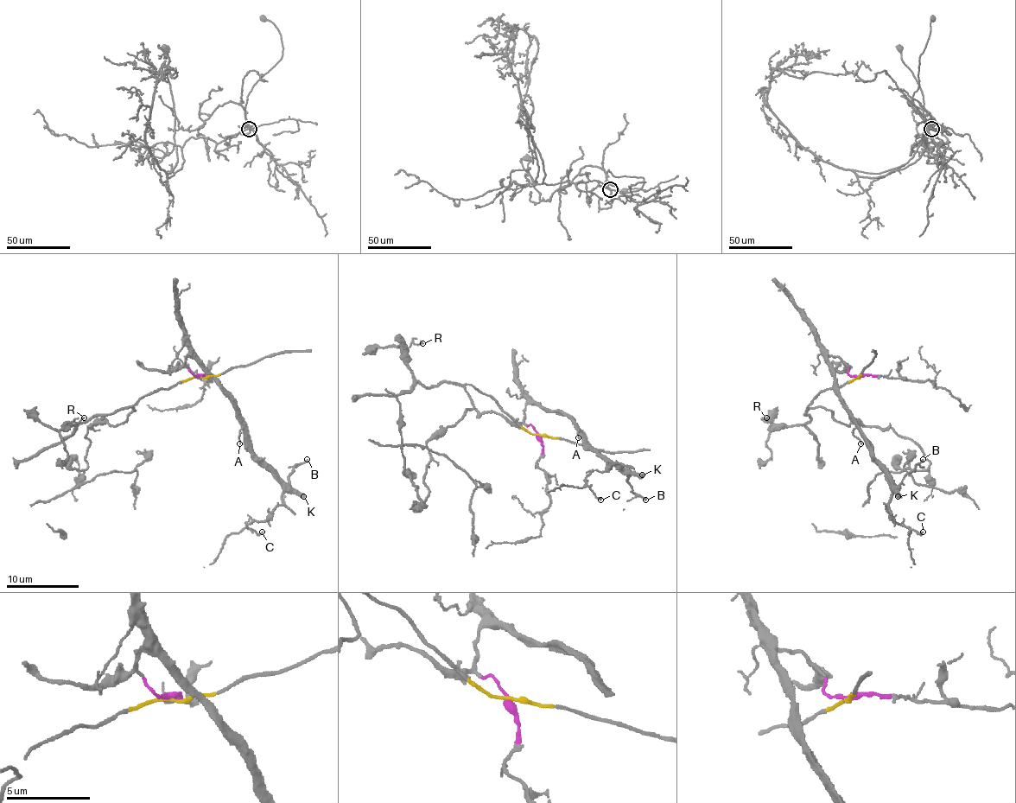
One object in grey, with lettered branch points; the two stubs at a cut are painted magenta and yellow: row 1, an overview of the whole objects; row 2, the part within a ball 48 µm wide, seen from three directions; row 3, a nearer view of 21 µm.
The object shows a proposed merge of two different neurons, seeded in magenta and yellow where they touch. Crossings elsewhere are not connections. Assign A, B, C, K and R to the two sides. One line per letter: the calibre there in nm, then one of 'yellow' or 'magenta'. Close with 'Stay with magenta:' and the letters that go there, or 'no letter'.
A: calibre 110 nm; magenta
B: calibre 190 nm; magenta
C: calibre 180 nm; magenta
K: calibre 480 nm; magenta
R: calibre 150 nm; yellow
Stay with magenta: A, B, C, K

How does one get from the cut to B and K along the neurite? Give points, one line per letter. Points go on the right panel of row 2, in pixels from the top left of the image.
B: (858, 377), (853, 377), (838, 357), (829, 355), (833, 390), (887, 477), (896, 486), (923, 459)
K: (858, 377), (853, 377), (838, 357), (829, 355), (833, 390), (866, 446), (887, 473), (898, 497)

